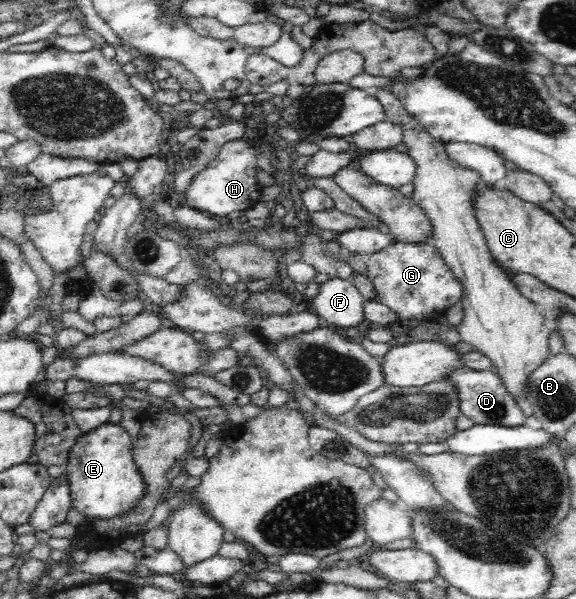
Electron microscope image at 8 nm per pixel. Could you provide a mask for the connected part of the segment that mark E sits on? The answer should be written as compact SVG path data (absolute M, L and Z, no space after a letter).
M106 423L91 433L81 433L78 442L71 448L66 474L71 486L72 507L76 507L86 519L112 519L126 514L147 493L147 484L133 459L133 441L119 424Z

